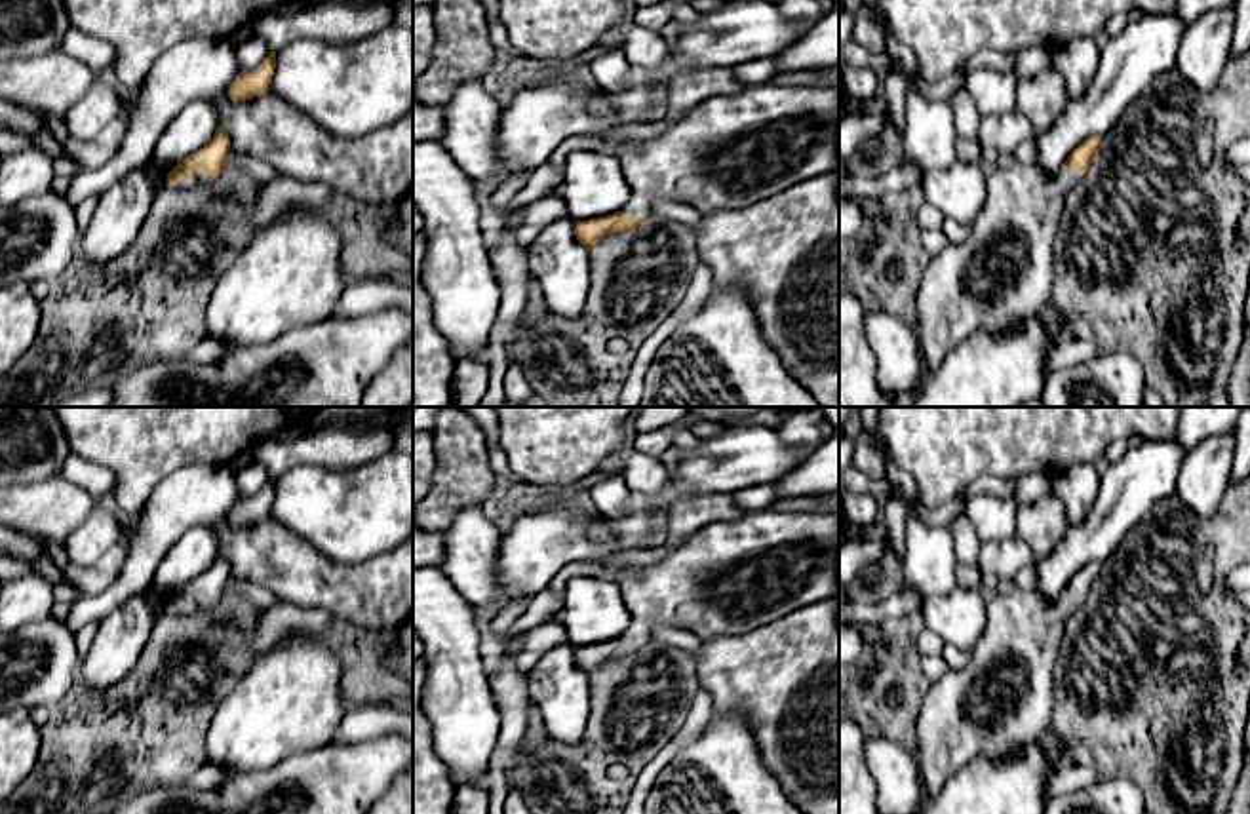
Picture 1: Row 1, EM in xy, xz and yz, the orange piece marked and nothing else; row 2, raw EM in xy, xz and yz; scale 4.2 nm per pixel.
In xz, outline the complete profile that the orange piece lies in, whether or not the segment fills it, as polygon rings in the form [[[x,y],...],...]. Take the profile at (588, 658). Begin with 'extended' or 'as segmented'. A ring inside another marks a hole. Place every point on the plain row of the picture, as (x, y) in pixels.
extended | [[[771,508],[746,512],[740,519],[702,527],[653,565],[607,567],[620,574],[616,584],[632,624],[622,637],[576,649],[576,666],[588,675],[607,660],[649,647],[656,626],[685,630],[706,641],[755,631],[811,603],[835,597],[839,512],[780,514]]]

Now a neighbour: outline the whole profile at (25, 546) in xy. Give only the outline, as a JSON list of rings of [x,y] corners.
[[[0,525],[0,553],[8,553],[25,561],[55,555],[57,544],[15,529]]]

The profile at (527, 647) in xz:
[[[554,618],[512,637],[506,650],[514,654],[516,668],[527,673],[548,650],[565,641],[569,641],[567,630]]]

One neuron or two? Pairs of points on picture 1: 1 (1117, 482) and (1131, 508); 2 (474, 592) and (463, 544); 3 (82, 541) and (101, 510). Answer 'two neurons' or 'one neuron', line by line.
1: one neuron
2: one neuron
3: one neuron

